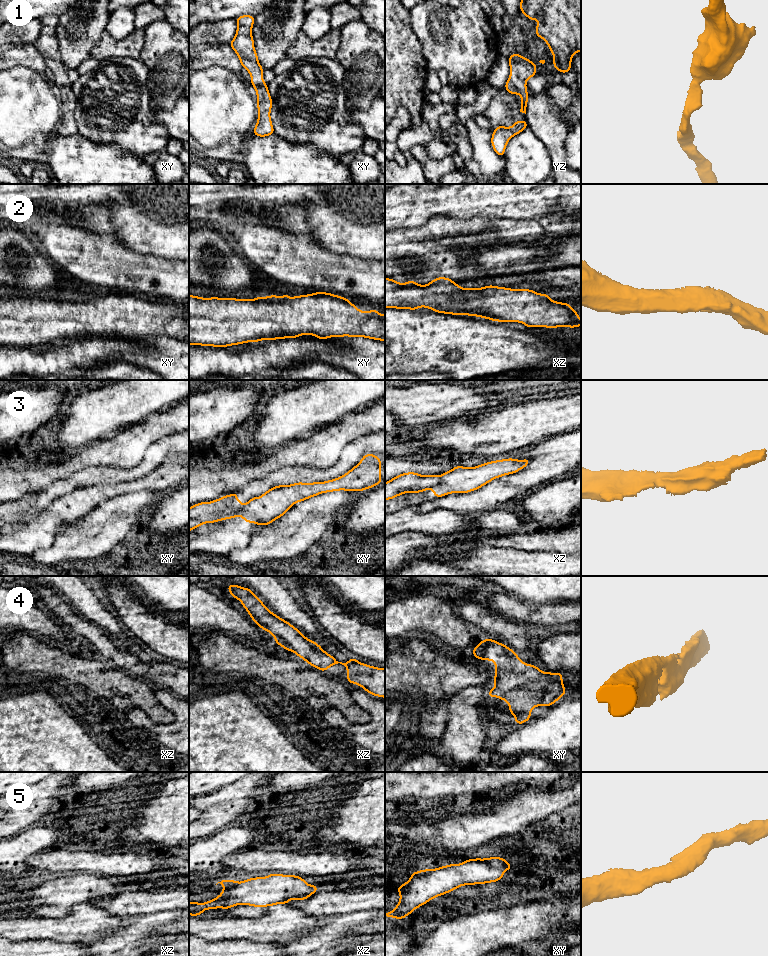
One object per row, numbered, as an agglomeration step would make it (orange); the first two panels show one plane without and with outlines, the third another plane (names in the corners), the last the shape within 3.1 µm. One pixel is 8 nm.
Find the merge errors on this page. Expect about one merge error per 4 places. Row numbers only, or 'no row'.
3

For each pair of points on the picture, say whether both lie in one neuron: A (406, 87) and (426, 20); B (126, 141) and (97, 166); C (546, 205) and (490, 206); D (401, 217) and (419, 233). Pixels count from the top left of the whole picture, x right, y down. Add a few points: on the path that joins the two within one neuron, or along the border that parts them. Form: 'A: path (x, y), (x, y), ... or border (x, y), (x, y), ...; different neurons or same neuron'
A: border (409, 21), (410, 27), (421, 45), (426, 65); different neurons
B: border (96, 143), (114, 144), (128, 152), (141, 156); different neurons
C: path (532, 206), (504, 206); same neuron
D: border (433, 216), (421, 225), (395, 229); different neurons

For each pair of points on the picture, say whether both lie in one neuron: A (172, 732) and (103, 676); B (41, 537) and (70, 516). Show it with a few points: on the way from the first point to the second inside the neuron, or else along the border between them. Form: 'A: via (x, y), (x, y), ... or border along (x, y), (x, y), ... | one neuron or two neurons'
A: border along (142, 711), (158, 723), (169, 723), (174, 718) | two neurons
B: via (48, 530), (63, 516) | one neuron

